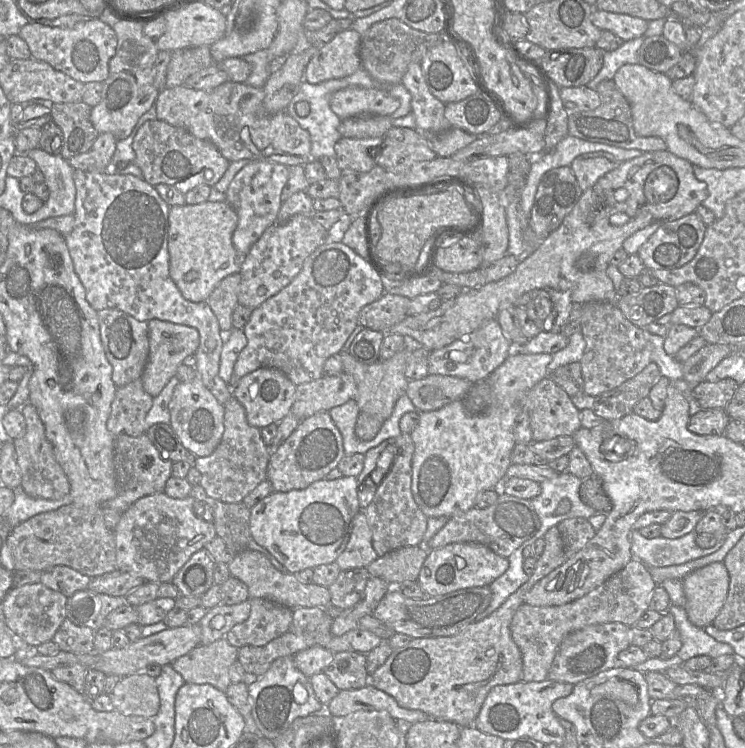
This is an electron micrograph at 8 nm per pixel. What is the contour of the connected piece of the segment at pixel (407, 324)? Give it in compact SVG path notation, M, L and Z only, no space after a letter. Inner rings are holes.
M661 150L661 151L654 151L654 152L644 152L641 156L633 158L631 160L621 162L621 164L611 170L610 172L606 173L602 176L592 187L588 188L587 190L583 191L582 195L580 196L577 203L574 205L573 209L569 214L565 216L560 226L551 232L545 239L543 239L531 252L530 254L520 261L516 267L516 269L508 276L504 277L503 279L491 282L486 285L483 285L478 288L474 289L467 289L463 290L458 296L443 301L440 306L430 312L421 313L417 315L408 315L406 316L401 322L392 326L387 333L396 333L404 336L407 341L412 344L412 346L422 346L429 351L433 351L436 349L440 349L448 344L452 343L453 341L460 339L463 335L467 335L477 328L479 328L484 322L487 322L491 319L496 319L498 312L509 305L514 305L514 302L524 293L531 292L537 289L556 289L561 291L566 291L570 294L571 300L574 304L584 305L588 302L598 301L598 302L612 302L615 303L617 299L617 292L613 286L611 279L606 274L606 269L610 265L610 259L615 254L616 251L622 248L623 242L633 235L635 232L653 224L653 223L662 223L665 221L673 221L680 219L690 213L696 212L698 206L702 205L703 201L708 196L708 188L705 182L699 181L693 172L693 165L674 154L670 151Z

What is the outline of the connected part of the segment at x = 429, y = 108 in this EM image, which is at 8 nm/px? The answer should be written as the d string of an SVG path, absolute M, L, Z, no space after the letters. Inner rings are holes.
M410 63L401 83L411 94L411 112L420 133L442 133L452 126L445 118L445 104L429 91L420 63Z

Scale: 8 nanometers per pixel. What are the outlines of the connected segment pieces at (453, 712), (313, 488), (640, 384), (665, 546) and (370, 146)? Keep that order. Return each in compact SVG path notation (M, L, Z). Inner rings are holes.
M557 526L545 533L544 542L544 551L537 558L529 580L493 613L467 625L454 636L412 638L405 646L393 649L385 663L370 675L370 684L391 695L402 708L423 711L430 719L453 722L460 728L474 727L493 687L522 681L523 660L511 635L512 618L524 603L525 594L566 560Z
M356 477L321 479L305 489L272 492L257 502L250 509L250 533L289 573L296 574L335 562L346 548L353 519L360 510Z
M650 362L641 372L618 387L595 396L591 410L605 421L620 419L632 413L641 399L648 397L661 376L658 365Z
M633 529L630 533L632 557L643 562L648 568L680 565L712 554L723 545L725 539L725 536L716 536L719 540L713 547L701 548L696 543L697 535L693 530L675 539L662 536L647 539L639 530Z
M383 137L345 138L335 145L335 158L341 171L368 172L375 165L375 154L381 150Z

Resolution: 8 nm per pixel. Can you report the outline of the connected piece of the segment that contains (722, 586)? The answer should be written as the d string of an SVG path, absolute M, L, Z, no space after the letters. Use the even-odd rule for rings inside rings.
M723 562L701 567L682 580L686 596L684 606L689 620L699 628L713 624L729 590L729 573Z

